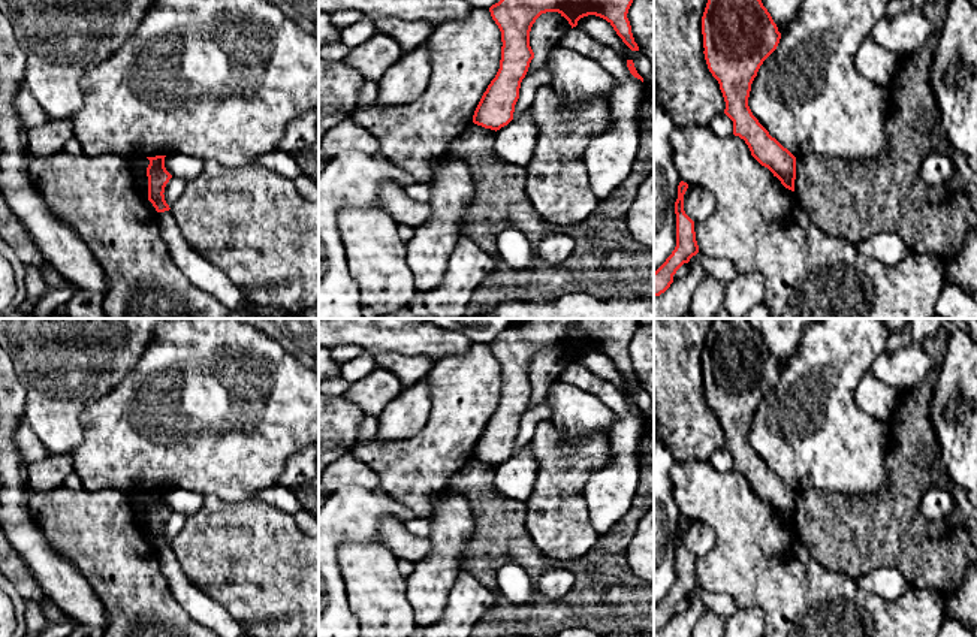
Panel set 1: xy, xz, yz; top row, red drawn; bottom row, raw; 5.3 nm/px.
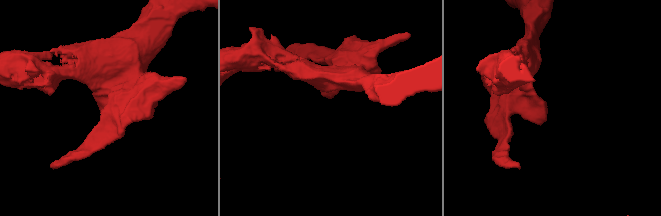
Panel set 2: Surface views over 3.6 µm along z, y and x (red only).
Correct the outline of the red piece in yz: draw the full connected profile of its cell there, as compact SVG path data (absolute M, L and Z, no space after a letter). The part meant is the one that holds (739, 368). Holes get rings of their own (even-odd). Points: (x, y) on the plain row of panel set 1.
M715 318L702 351L702 369L705 395L720 419L733 470L794 526L796 492L769 470L748 441L751 419L781 374L771 348L748 318Z

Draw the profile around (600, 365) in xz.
M588 350L578 356L578 363L584 365L595 377L606 380L621 389L621 374L606 354Z

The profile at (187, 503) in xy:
M172 487L165 492L165 502L172 513L180 513L189 519L200 510L203 495L181 487Z

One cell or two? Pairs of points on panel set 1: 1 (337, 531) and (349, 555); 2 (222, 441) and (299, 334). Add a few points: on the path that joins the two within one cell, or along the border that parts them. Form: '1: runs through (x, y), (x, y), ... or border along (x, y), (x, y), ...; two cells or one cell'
1: border along (379, 540), (343, 542), (338, 548), (341, 574); two cells
2: border along (265, 334), (277, 340), (302, 364); two cells

